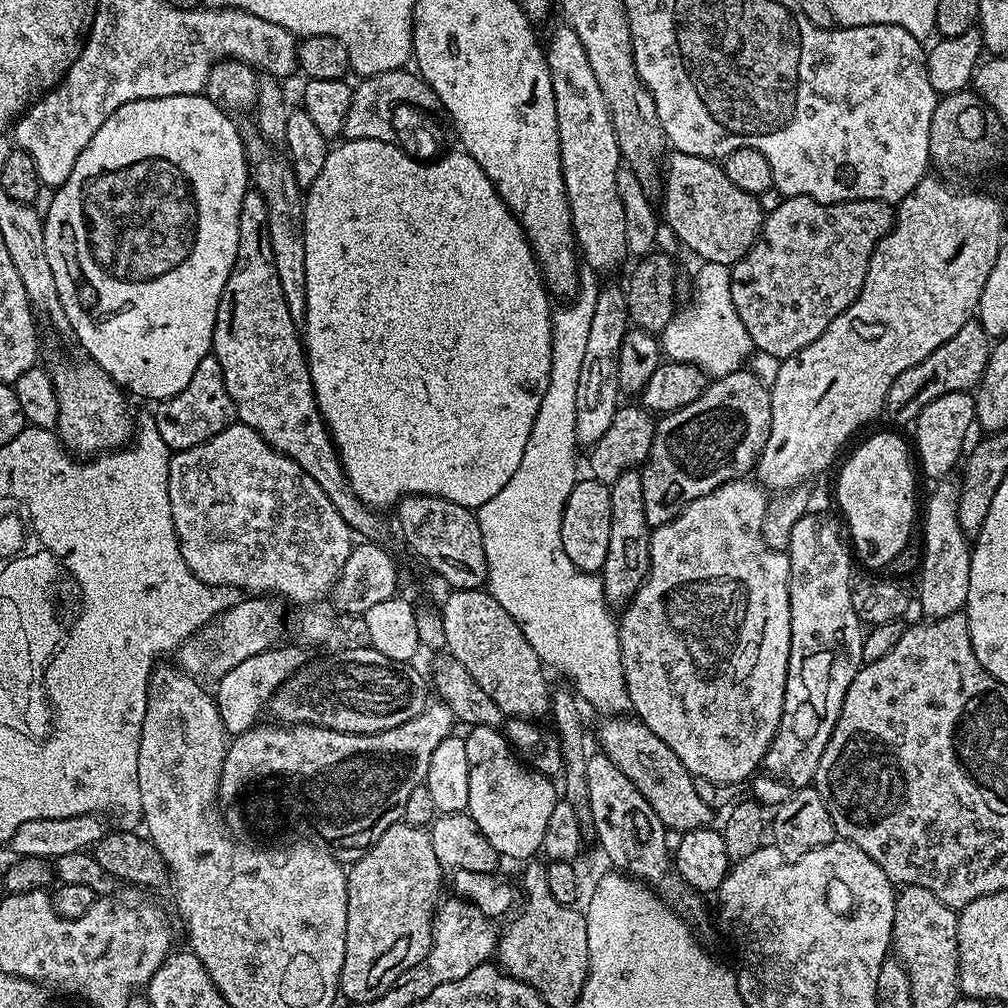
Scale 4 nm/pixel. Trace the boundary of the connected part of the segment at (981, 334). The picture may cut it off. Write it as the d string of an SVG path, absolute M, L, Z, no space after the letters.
M979 319L969 320L966 326L962 326L962 330L958 330L958 334L954 334L954 338L942 342L942 346L934 350L934 354L922 358L918 366L910 366L910 370L902 370L902 374L894 378L884 403L886 416L897 420L900 424L906 423L907 420L909 423L915 421L919 412L930 406L934 398L942 398L942 394L951 392L967 392L975 389L983 377L983 371L986 370L992 347L990 338L980 325Z

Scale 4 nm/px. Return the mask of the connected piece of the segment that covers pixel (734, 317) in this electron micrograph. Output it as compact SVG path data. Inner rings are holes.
M703 261L694 282L694 304L672 316L660 333L661 351L673 363L695 364L709 377L739 371L751 357L754 346L730 295L731 269L722 263Z

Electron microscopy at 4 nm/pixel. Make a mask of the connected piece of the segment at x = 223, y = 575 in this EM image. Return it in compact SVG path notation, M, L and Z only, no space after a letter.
M239 422L198 446L173 452L168 460L168 493L182 558L203 584L316 604L331 593L354 547L354 533L318 482L298 462L271 448L254 429Z

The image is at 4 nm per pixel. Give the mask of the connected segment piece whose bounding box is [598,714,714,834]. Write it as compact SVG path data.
M621 714L603 721L605 724L600 728L599 751L609 756L614 766L618 766L618 770L622 770L622 774L626 774L634 786L638 786L638 794L650 802L650 810L658 814L665 829L683 834L709 827L713 823L714 810L706 806L706 802L702 802L702 797L694 790L692 776L686 766L678 762L678 754L674 754L674 750L670 750L670 746L666 746L666 742L662 742L662 738L651 732L641 720L628 718Z

